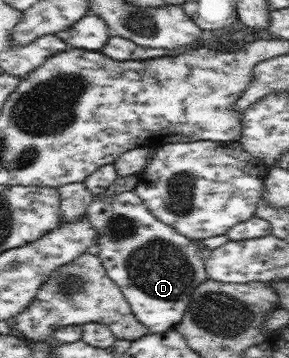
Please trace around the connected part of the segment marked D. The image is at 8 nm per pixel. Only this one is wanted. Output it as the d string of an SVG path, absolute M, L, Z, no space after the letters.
M133 190L95 197L86 210L98 236L96 255L121 289L135 318L151 333L165 333L181 322L193 291L208 278L201 243L179 234L146 207Z

